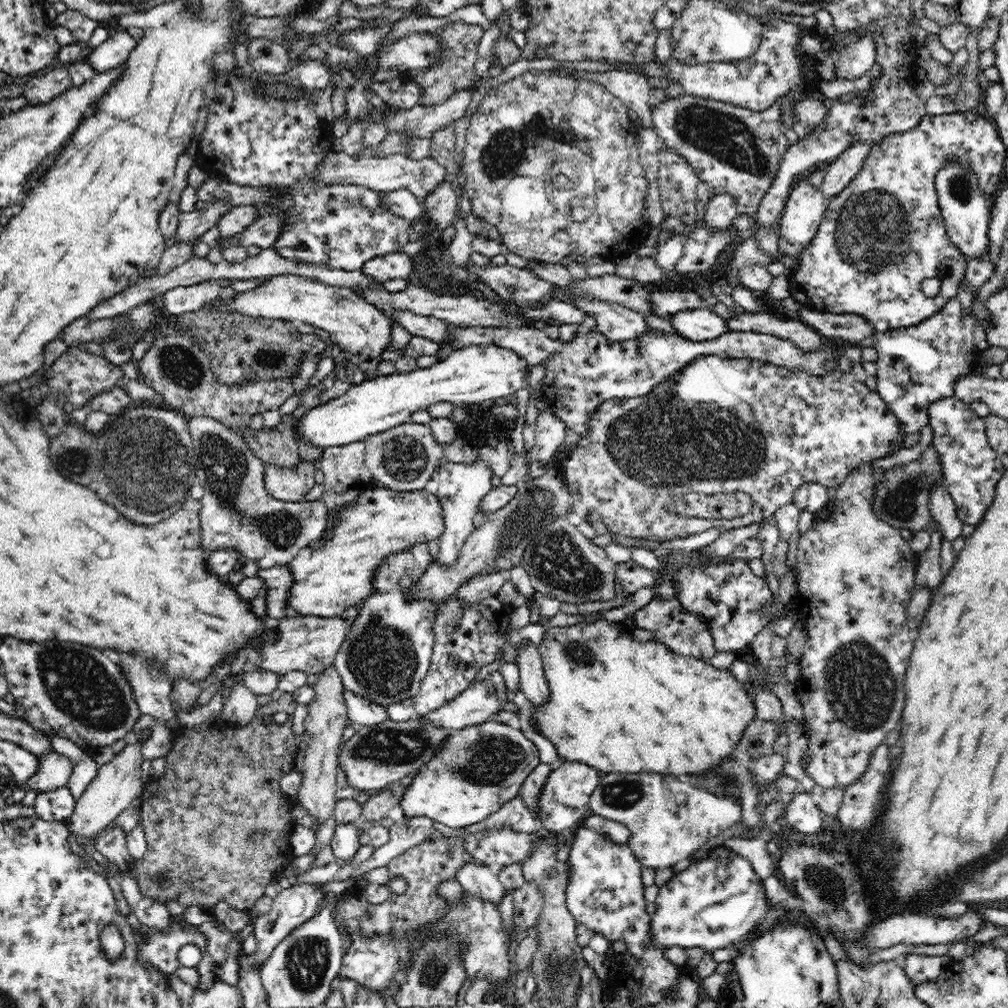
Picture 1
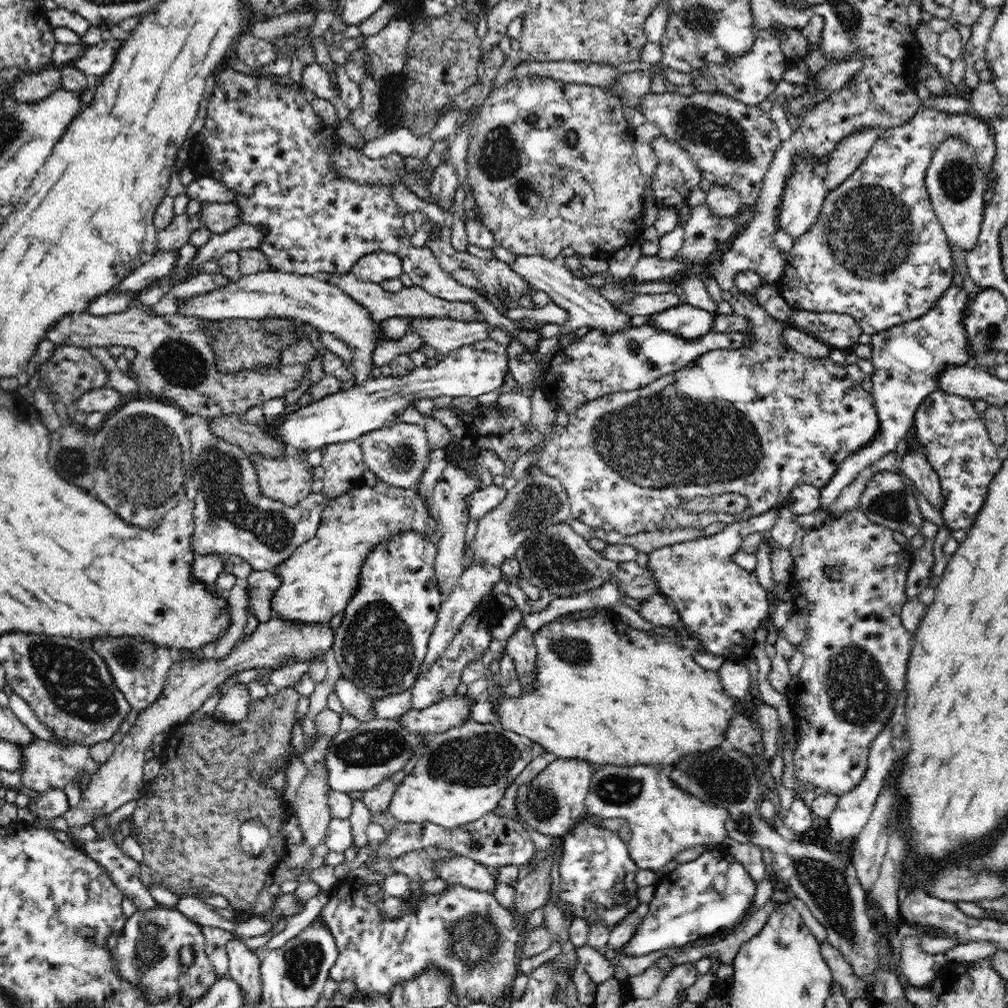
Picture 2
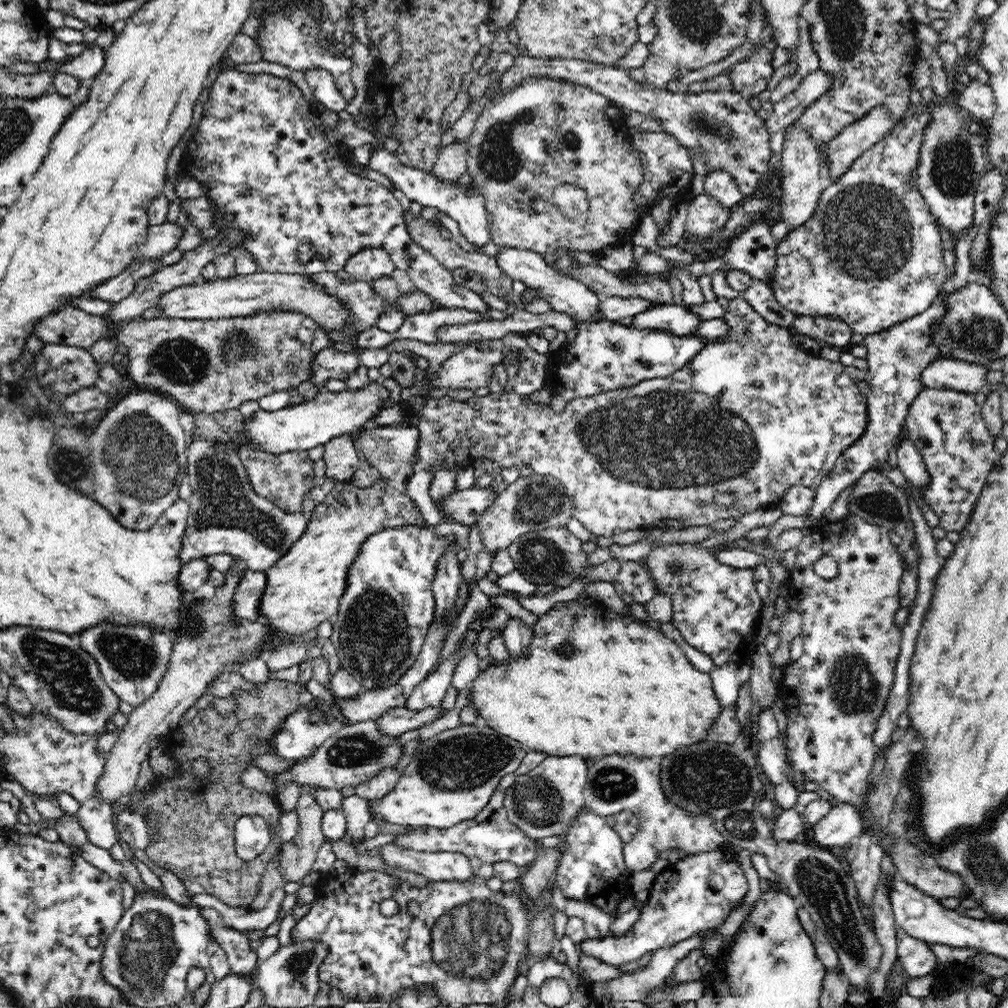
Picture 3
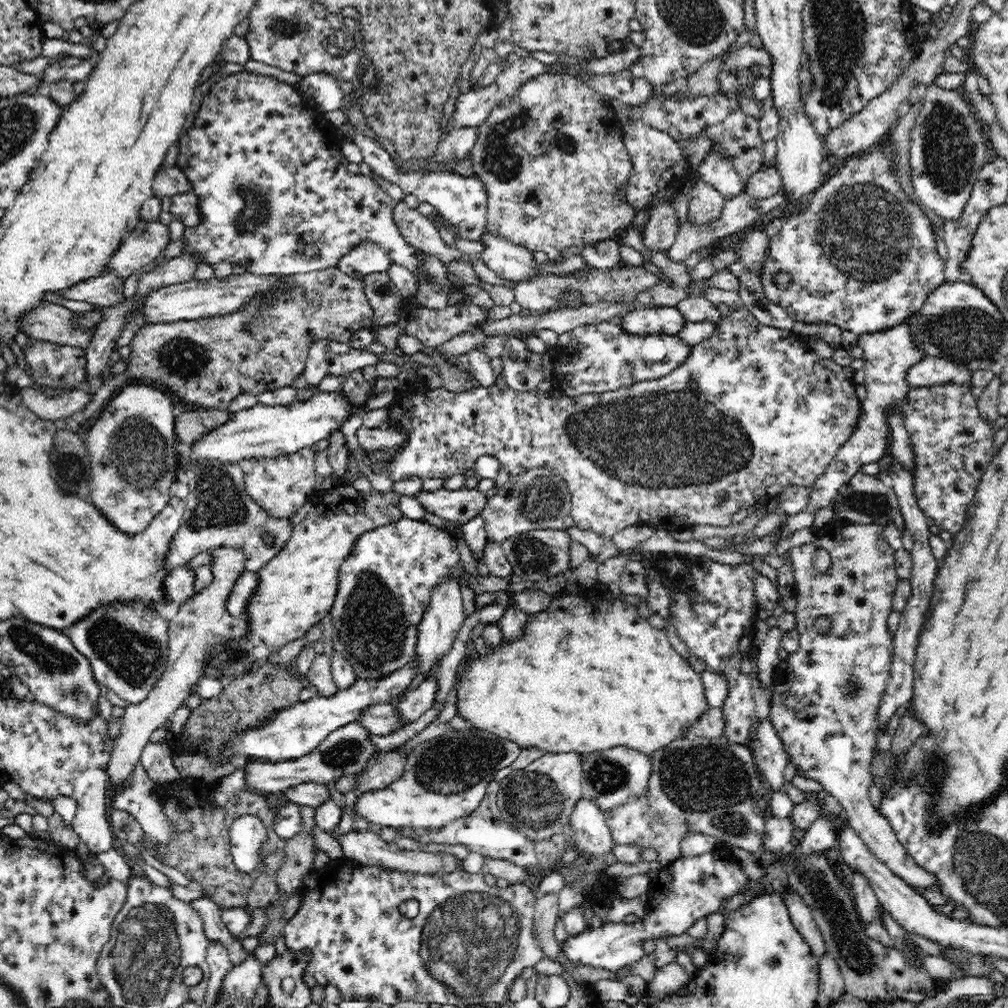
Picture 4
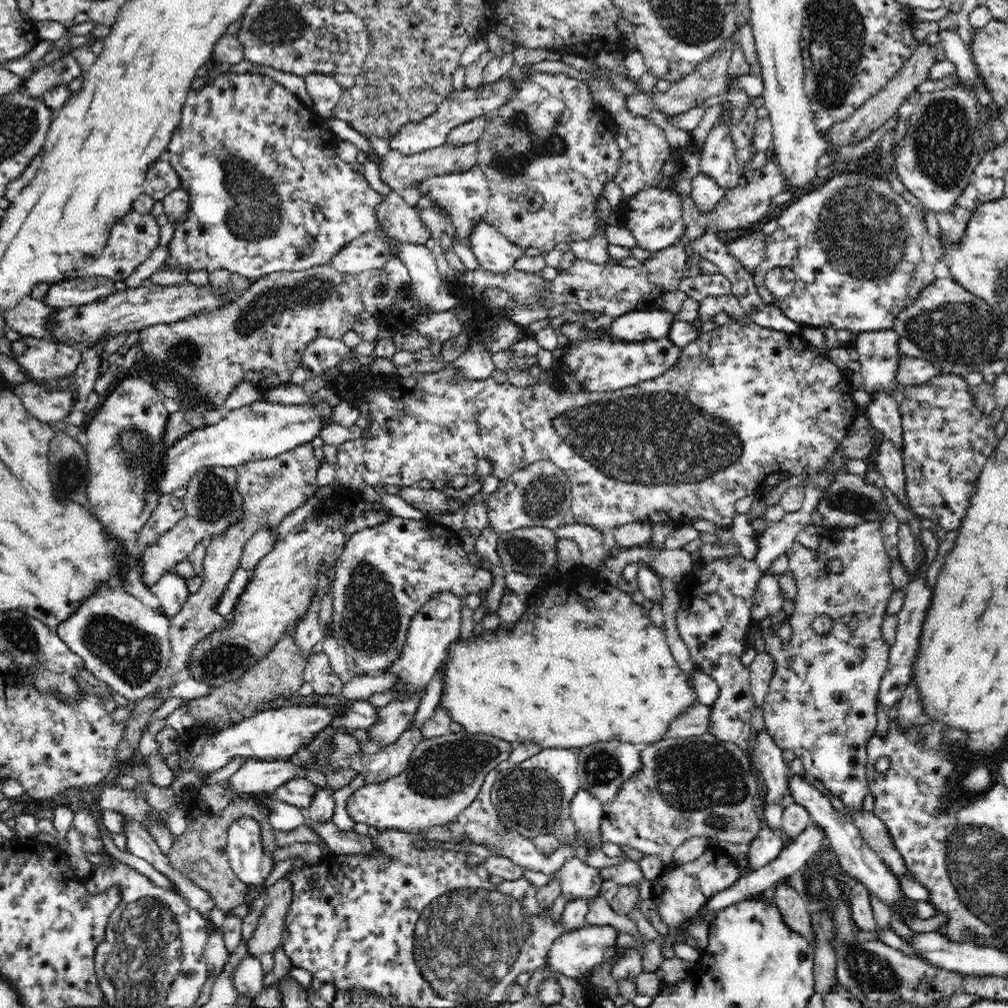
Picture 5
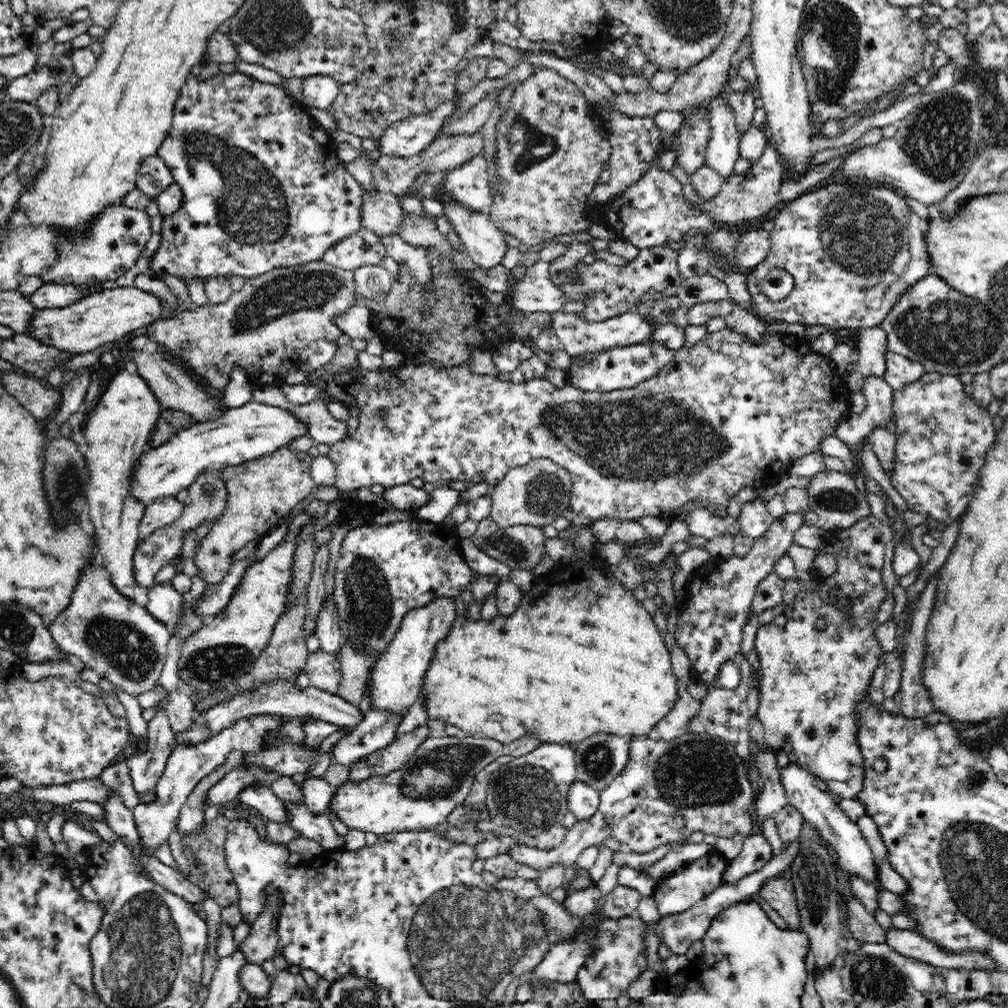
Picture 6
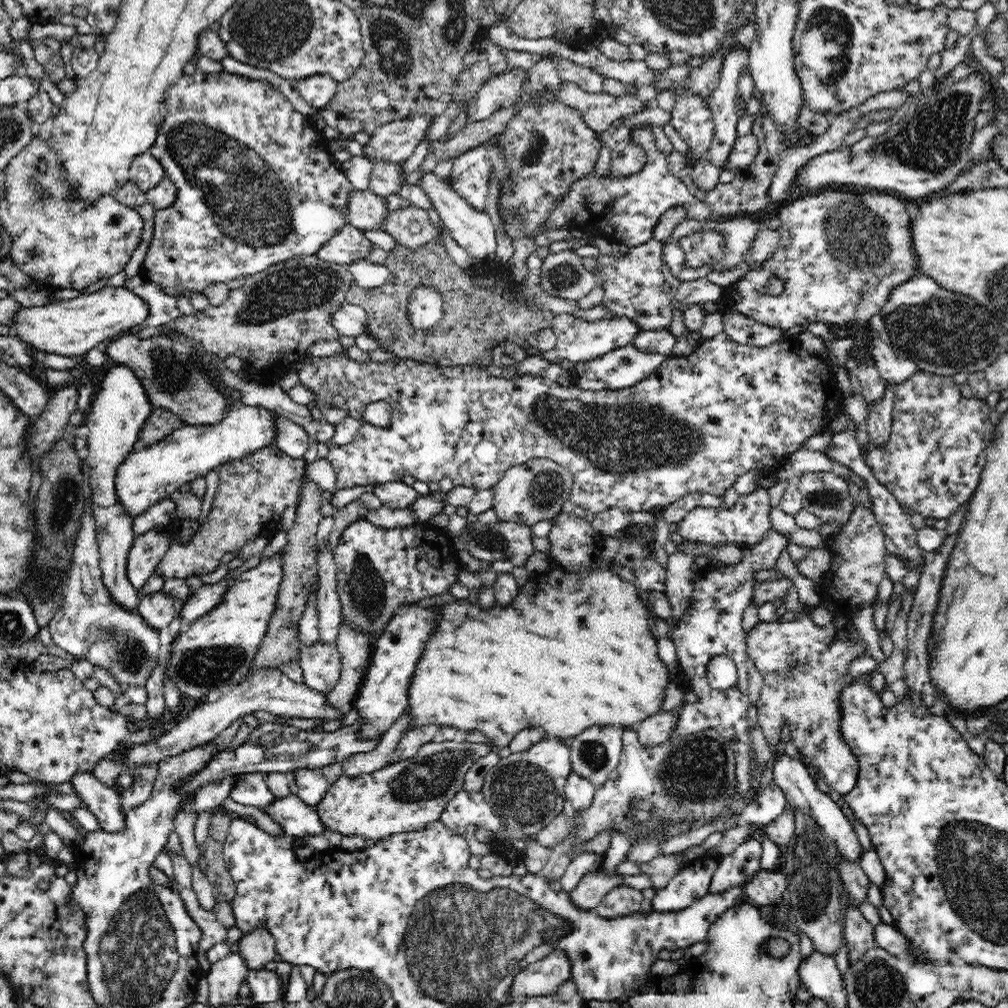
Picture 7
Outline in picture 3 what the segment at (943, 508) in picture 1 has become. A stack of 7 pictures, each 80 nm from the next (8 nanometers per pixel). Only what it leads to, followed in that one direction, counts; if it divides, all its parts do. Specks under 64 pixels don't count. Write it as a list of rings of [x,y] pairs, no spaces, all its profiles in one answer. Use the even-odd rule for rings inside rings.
[[[904,433],[897,447],[898,464],[908,482],[916,488],[926,488],[931,479],[927,468],[923,463],[922,455],[919,453],[918,445],[909,440]]]

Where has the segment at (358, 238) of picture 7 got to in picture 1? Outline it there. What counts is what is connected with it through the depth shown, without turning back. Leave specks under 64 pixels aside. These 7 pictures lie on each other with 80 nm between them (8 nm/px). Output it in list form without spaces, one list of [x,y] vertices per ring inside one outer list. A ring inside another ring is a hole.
[[[393,252],[367,260],[361,271],[380,283],[394,279],[410,280],[413,262],[406,253]]]

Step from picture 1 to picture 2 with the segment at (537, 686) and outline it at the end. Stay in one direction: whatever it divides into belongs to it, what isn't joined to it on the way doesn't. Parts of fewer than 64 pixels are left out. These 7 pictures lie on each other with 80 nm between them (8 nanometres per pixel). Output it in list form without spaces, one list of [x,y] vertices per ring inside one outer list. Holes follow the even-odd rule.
[[[519,626],[506,642],[505,652],[514,660],[520,684],[531,691],[535,685],[537,650],[534,634]]]

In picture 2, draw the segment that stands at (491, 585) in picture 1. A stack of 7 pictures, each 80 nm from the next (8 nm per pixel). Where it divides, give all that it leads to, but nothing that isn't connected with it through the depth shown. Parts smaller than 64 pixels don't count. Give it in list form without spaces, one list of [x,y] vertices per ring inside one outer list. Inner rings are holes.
[[[488,563],[470,566],[463,571],[450,594],[447,594],[446,599],[439,608],[438,620],[434,631],[431,632],[432,638],[428,643],[427,656],[423,660],[422,674],[428,670],[429,662],[434,660],[450,644],[465,617],[475,610],[476,606],[482,602],[484,596],[492,595],[492,586],[499,580],[502,580],[502,575],[498,567],[493,567],[492,564]]]

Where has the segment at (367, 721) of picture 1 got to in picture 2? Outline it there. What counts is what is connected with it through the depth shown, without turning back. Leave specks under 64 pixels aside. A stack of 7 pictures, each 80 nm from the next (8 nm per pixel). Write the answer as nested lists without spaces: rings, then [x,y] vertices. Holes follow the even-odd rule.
[[[338,679],[333,692],[337,694],[344,709],[354,718],[358,718],[361,722],[377,718],[373,713],[375,710],[371,708],[373,705],[372,698],[366,695],[365,691],[356,684],[349,682],[348,679]]]

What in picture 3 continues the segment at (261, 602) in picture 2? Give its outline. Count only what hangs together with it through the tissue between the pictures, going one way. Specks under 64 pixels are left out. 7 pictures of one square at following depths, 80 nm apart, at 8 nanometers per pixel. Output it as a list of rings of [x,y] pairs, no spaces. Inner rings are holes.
[[[247,569],[239,579],[231,602],[231,610],[239,619],[260,621],[260,599],[267,585],[265,572],[256,572]]]

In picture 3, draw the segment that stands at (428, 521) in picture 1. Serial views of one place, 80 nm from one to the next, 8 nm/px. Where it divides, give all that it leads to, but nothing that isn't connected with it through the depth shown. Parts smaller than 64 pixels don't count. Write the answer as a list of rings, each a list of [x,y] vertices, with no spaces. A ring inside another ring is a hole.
[[[375,481],[369,487],[359,488],[356,485],[353,485],[351,482],[344,483],[336,483],[336,486],[332,489],[332,492],[326,496],[326,500],[324,500],[324,504],[320,504],[318,508],[314,512],[312,512],[311,520],[307,524],[307,531],[304,532],[299,539],[296,539],[294,544],[291,546],[291,549],[288,550],[284,556],[281,556],[280,560],[276,561],[265,573],[267,578],[267,585],[260,599],[259,611],[261,614],[261,620],[267,622],[267,626],[271,626],[271,630],[275,632],[276,638],[274,641],[282,641],[282,643],[292,643],[296,641],[297,638],[306,638],[311,633],[315,632],[316,627],[322,622],[326,622],[326,620],[333,620],[337,614],[337,610],[339,607],[340,597],[345,593],[346,588],[346,577],[348,572],[348,567],[351,565],[351,562],[354,562],[362,543],[370,534],[374,534],[379,530],[384,530],[385,528],[398,528],[404,527],[408,525],[416,525],[420,527],[427,527],[426,522],[424,522],[424,517],[422,514],[416,510],[418,506],[414,506],[414,502],[404,494],[404,492],[400,492],[400,490],[396,490],[396,485],[393,483],[389,483],[388,485],[384,484],[380,481]]]

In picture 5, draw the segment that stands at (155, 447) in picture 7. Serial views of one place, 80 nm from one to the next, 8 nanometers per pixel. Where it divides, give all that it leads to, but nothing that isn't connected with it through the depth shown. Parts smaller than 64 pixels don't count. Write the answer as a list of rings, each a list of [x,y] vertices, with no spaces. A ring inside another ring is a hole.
[[[261,400],[238,410],[224,411],[224,419],[218,424],[188,432],[163,452],[163,471],[155,476],[155,487],[160,494],[171,494],[186,488],[192,476],[204,466],[236,467],[254,460],[274,458],[306,445],[320,436],[326,428],[322,424],[330,414],[332,408],[328,402],[316,400],[306,405],[282,405]]]

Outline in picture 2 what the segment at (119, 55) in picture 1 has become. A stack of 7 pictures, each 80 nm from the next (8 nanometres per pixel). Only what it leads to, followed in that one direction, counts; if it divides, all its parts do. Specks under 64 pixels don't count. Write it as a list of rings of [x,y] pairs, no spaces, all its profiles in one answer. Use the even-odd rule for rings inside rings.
[[[114,39],[85,46],[82,56],[75,59],[70,65],[86,75],[104,76],[111,69],[117,50],[123,42],[124,40]]]

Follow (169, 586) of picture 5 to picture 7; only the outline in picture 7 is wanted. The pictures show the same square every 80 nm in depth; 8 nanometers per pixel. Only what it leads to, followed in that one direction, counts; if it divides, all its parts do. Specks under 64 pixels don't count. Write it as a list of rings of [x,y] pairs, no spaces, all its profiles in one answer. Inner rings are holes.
[[[161,590],[154,594],[143,595],[137,606],[137,613],[148,626],[160,632],[168,630],[176,616],[176,598],[168,596]]]

